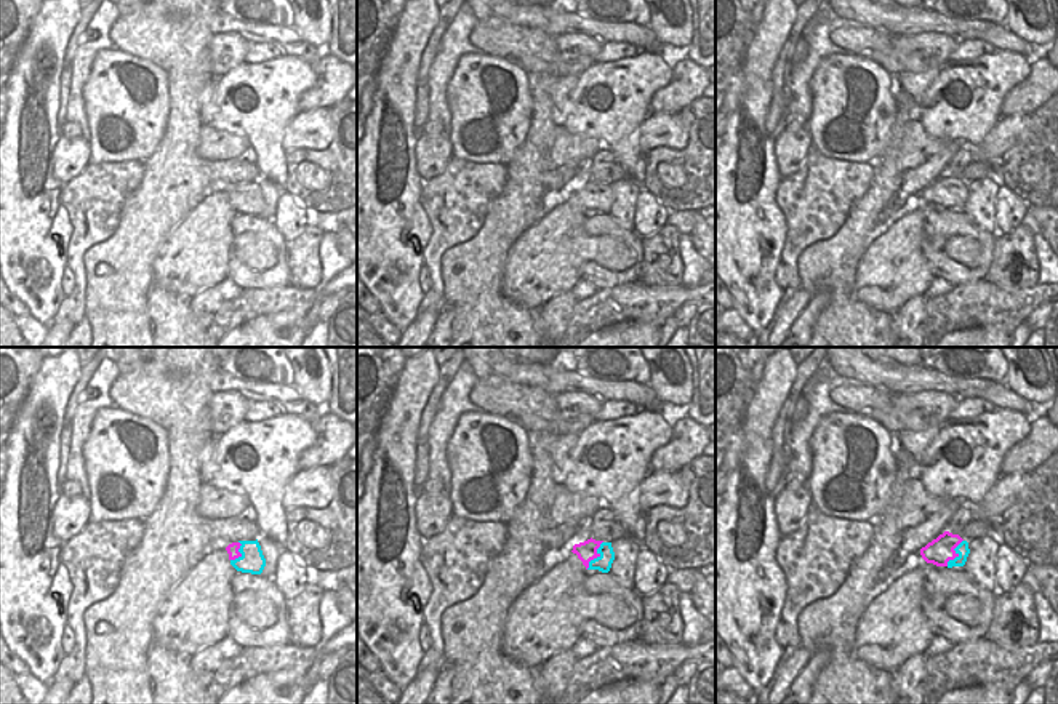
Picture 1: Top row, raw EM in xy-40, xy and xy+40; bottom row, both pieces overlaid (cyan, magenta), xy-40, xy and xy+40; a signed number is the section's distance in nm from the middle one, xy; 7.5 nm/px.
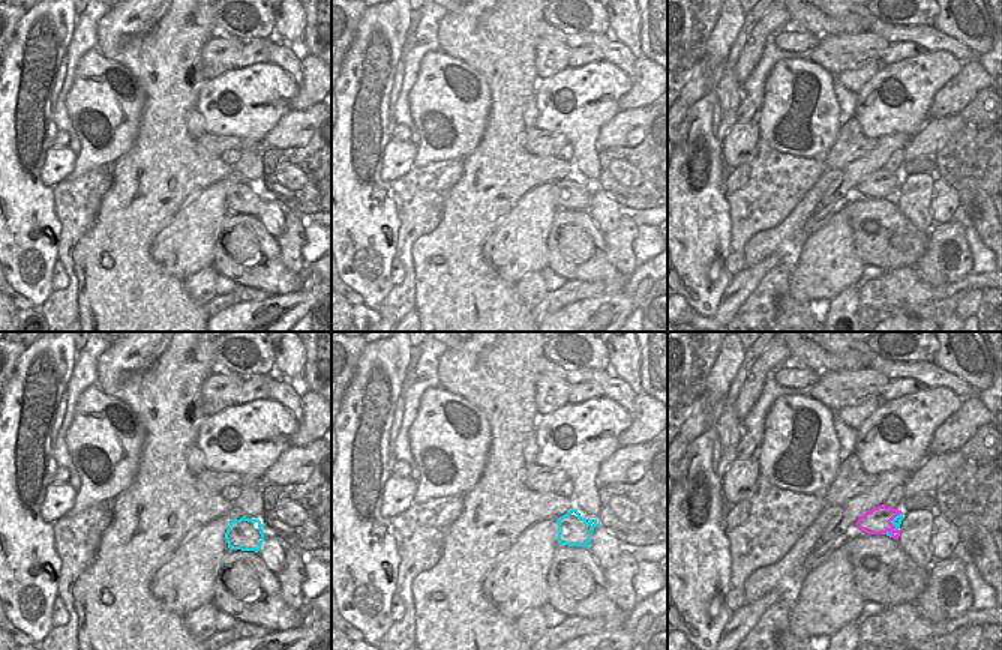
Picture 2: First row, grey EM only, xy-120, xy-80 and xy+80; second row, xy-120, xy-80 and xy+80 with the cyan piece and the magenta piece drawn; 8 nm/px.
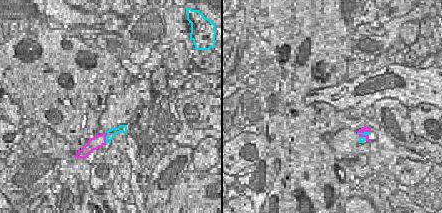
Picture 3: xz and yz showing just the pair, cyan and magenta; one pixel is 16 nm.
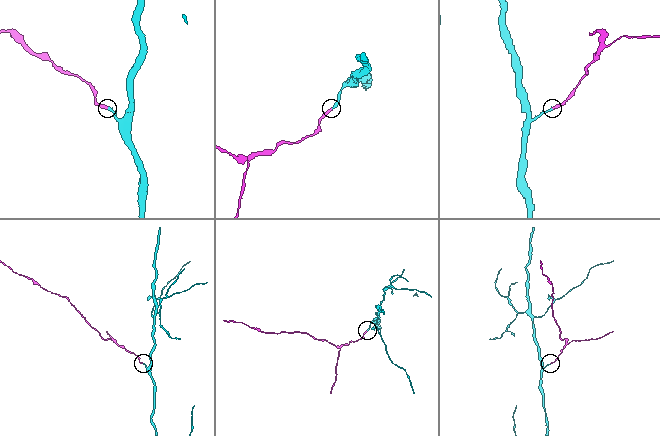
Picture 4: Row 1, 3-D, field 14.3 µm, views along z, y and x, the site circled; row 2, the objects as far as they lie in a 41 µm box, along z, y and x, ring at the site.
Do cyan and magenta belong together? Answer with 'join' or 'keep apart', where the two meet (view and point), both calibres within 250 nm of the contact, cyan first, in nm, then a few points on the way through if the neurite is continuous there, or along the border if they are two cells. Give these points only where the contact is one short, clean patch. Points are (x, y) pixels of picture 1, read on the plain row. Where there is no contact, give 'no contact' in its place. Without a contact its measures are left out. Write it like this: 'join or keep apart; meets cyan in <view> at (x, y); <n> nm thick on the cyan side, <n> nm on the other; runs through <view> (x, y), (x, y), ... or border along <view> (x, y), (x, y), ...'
join; meets cyan in xy at (597, 199); 120 nm thick on the cyan side, 150 nm on the other

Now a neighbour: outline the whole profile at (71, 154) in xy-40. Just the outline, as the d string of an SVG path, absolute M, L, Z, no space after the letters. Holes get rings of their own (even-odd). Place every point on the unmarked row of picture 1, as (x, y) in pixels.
M61 134L54 147L54 178L66 184L77 178L90 165L90 142L80 138Z

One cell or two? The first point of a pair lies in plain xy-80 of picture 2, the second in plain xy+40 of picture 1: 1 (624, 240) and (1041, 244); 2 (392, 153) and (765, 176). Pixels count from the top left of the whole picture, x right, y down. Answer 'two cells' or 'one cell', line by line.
1: two cells
2: two cells

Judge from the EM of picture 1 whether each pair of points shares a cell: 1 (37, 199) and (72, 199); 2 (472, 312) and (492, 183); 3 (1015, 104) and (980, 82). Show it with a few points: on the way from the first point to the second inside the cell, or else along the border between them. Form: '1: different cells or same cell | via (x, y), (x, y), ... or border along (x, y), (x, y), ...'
1: different cells | border along (61, 184), (61, 204), (72, 229), (69, 236)
2: different cells | border along (506, 175), (482, 228), (468, 240)
3: different cells | border along (1029, 69), (1004, 98), (1001, 116)

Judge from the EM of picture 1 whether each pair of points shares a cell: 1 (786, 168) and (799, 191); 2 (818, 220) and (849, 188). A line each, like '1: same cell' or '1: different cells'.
1: different cells
2: same cell

